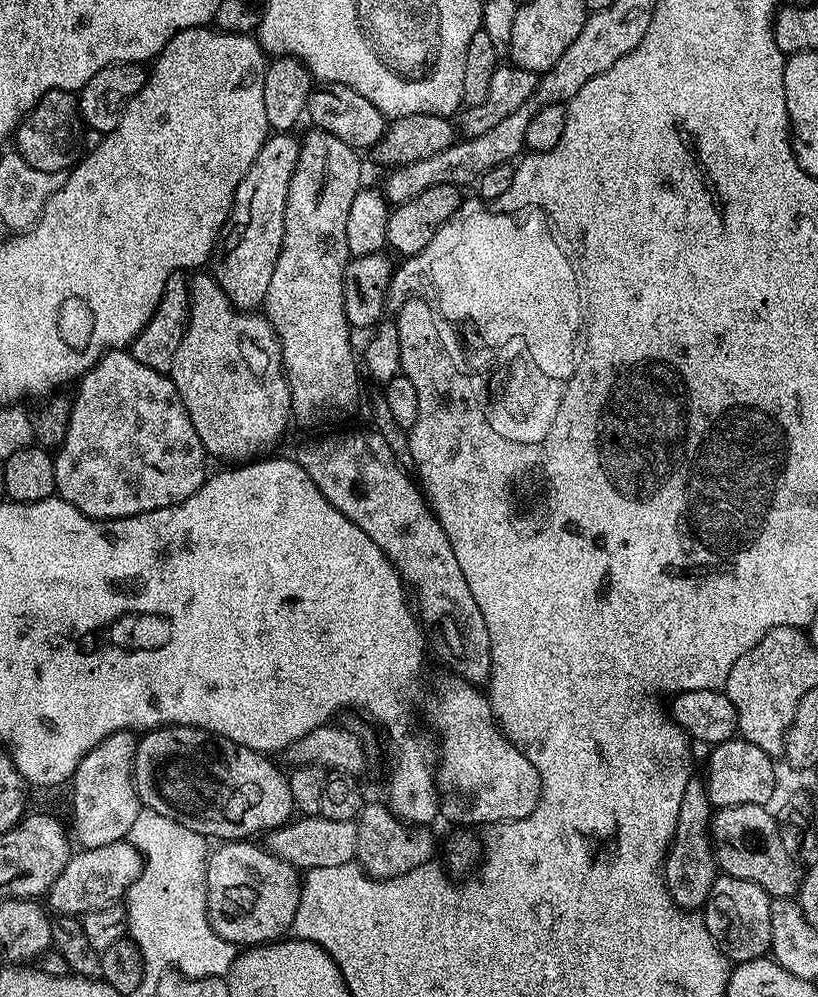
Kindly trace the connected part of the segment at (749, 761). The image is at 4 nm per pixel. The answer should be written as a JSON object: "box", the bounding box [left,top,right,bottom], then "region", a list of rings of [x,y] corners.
{"box":[706,738,776,809],"region":[[[733,738],[715,745],[708,756],[706,787],[713,809],[747,804],[767,805],[776,792],[776,768],[766,750],[758,750],[749,740]]]}

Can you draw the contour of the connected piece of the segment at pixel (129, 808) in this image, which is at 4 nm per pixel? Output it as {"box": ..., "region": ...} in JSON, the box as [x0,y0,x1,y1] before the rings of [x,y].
{"box":[72,732,142,849],"region":[[[115,732],[106,737],[78,766],[72,775],[72,820],[76,823],[74,840],[81,849],[97,848],[125,839],[134,826],[142,807],[134,778],[132,777],[132,759],[136,753],[137,733]]]}

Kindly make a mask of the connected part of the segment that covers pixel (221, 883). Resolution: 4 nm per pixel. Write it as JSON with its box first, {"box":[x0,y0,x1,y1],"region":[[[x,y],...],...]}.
{"box":[208,840,302,946],"region":[[[248,840],[224,842],[224,843],[221,843],[219,847],[217,847],[217,848],[220,848],[217,850],[217,852],[215,849],[215,851],[213,851],[211,855],[209,855],[208,857],[208,917],[210,918],[210,926],[214,926],[214,930],[216,931],[216,933],[218,933],[219,936],[221,936],[222,938],[226,938],[226,942],[230,942],[231,944],[234,944],[237,946],[255,946],[257,944],[267,944],[269,942],[275,942],[281,939],[281,937],[283,937],[285,933],[287,933],[289,929],[291,929],[292,923],[294,922],[294,914],[298,910],[298,898],[300,897],[300,885],[302,883],[302,880],[301,880],[301,877],[298,875],[297,869],[293,868],[292,865],[286,863],[285,860],[279,860],[276,857],[276,853],[269,850],[267,847],[261,846],[261,848],[259,848],[258,845],[252,844],[252,843],[256,843],[256,842],[249,842]]]}

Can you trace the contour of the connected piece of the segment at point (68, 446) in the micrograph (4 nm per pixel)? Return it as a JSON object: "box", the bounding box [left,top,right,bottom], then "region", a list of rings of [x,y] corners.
{"box":[54,349,206,520],"region":[[[125,349],[107,352],[77,383],[66,436],[54,452],[54,478],[59,499],[70,502],[95,520],[117,520],[174,506],[203,486],[206,479],[204,444],[186,414],[172,379],[140,364]]]}

